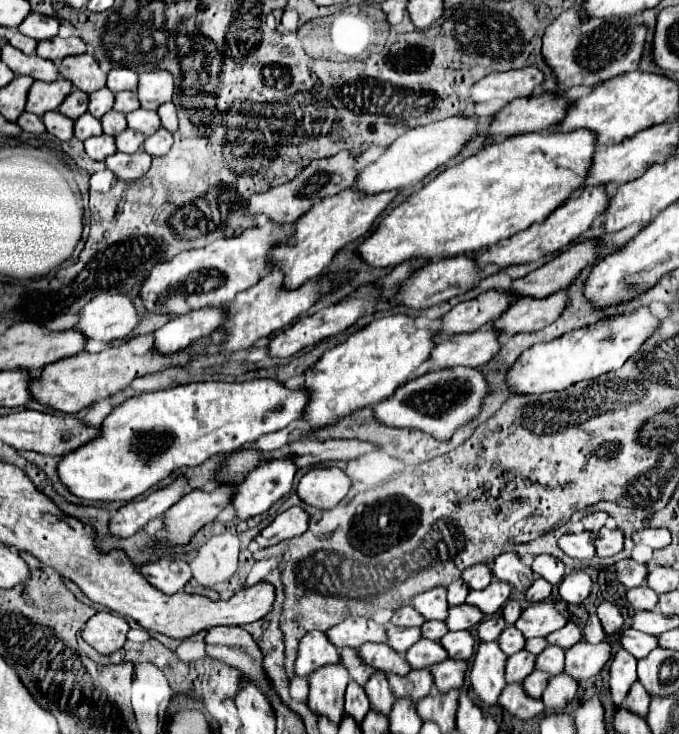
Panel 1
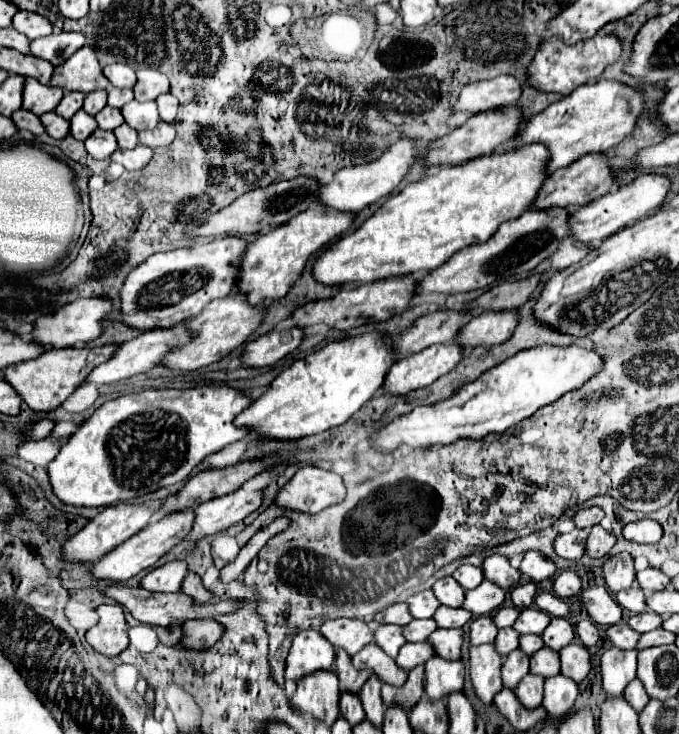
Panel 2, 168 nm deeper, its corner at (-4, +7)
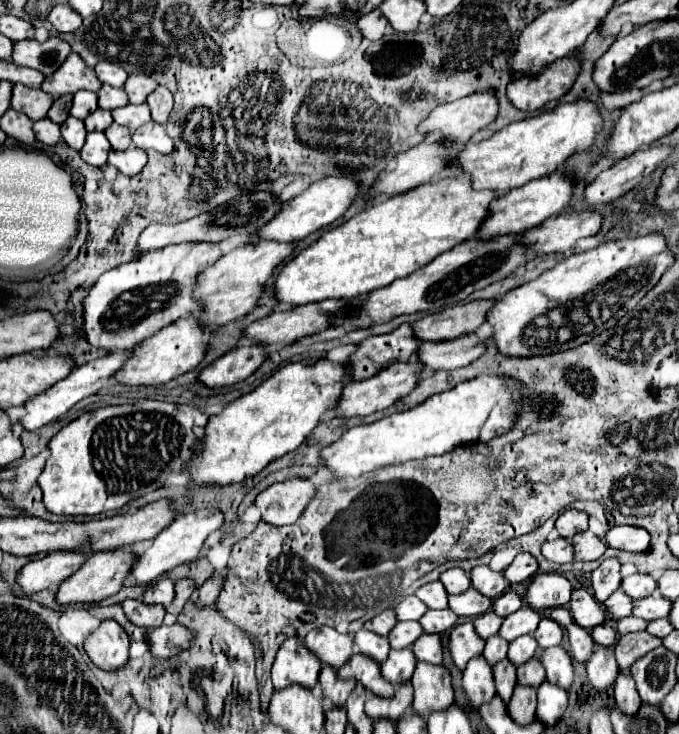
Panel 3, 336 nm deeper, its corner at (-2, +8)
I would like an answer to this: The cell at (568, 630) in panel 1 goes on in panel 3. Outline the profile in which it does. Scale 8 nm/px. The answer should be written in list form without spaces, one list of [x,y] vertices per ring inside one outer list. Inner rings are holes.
[[[542,618],[536,632],[534,632],[534,638],[538,642],[540,648],[550,648],[550,646],[558,646],[564,638],[564,630],[558,622],[554,622],[552,618]]]

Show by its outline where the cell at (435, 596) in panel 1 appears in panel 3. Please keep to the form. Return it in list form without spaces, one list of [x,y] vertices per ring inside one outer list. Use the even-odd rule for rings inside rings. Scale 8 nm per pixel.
[[[406,596],[398,606],[396,606],[396,618],[398,620],[420,620],[420,616],[426,612],[424,604],[420,598]]]

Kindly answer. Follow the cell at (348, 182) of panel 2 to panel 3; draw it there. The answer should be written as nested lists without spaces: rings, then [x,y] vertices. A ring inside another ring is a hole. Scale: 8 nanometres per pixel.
[[[326,176],[326,178],[318,180],[318,182],[314,182],[304,194],[290,200],[266,226],[260,228],[258,236],[264,238],[264,240],[278,240],[278,242],[302,240],[302,238],[310,236],[310,234],[314,234],[316,230],[332,224],[340,216],[344,216],[344,212],[350,208],[350,204],[360,194],[362,194],[362,184],[354,184],[352,178]]]

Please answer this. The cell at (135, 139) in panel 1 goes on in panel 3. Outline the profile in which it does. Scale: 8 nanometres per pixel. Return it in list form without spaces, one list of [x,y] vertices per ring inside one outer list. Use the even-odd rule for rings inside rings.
[[[112,124],[104,134],[106,134],[106,138],[110,140],[110,144],[112,144],[114,150],[126,150],[126,148],[130,148],[130,144],[132,144],[130,130],[124,128],[124,126],[120,126],[120,124]]]

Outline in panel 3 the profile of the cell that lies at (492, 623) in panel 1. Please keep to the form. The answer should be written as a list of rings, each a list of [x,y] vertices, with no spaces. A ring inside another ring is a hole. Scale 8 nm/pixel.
[[[464,622],[452,630],[450,654],[452,654],[452,658],[460,670],[464,670],[468,660],[472,656],[478,656],[482,650],[484,650],[484,640],[480,636],[476,636],[472,622]]]

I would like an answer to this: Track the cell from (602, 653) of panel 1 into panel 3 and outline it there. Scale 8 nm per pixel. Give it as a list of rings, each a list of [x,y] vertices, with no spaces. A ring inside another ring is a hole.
[[[554,646],[542,650],[538,656],[546,668],[546,680],[568,690],[574,680],[574,662],[568,656],[568,650],[564,646]]]

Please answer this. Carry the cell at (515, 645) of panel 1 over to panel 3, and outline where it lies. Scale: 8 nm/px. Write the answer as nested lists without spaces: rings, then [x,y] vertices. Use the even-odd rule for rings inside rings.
[[[492,636],[486,640],[486,648],[482,652],[482,656],[494,666],[496,662],[504,660],[506,658],[506,652],[508,652],[508,642],[502,638],[502,636]]]

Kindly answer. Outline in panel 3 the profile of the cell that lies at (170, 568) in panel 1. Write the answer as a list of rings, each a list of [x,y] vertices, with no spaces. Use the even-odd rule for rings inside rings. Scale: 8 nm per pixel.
[[[160,578],[144,590],[144,602],[168,606],[174,600],[174,582],[170,578]]]

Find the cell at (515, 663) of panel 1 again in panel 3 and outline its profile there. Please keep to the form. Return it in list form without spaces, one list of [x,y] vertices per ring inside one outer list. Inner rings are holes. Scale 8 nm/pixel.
[[[500,660],[500,664],[494,666],[494,680],[496,680],[496,690],[504,702],[510,700],[512,690],[516,686],[516,666],[510,660]]]

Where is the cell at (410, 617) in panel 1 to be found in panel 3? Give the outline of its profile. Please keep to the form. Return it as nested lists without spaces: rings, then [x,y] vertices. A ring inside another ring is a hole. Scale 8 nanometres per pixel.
[[[384,610],[382,614],[374,616],[374,620],[368,620],[364,624],[364,628],[368,630],[374,630],[376,634],[382,634],[382,636],[388,636],[388,632],[396,626],[396,612],[394,610]]]

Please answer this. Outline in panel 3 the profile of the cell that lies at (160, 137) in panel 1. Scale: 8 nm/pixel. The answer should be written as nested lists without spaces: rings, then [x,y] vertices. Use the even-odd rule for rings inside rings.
[[[148,122],[142,128],[138,128],[132,134],[132,144],[136,148],[156,150],[156,152],[162,152],[162,154],[172,152],[172,138],[166,134],[166,128],[156,124],[156,122]]]

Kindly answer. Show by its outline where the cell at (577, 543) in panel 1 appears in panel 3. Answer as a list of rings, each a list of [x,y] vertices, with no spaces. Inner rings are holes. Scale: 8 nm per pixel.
[[[556,538],[552,542],[544,542],[542,546],[542,554],[544,558],[548,558],[550,562],[556,564],[566,564],[574,560],[574,552],[572,552],[572,540],[564,540],[564,538]]]

